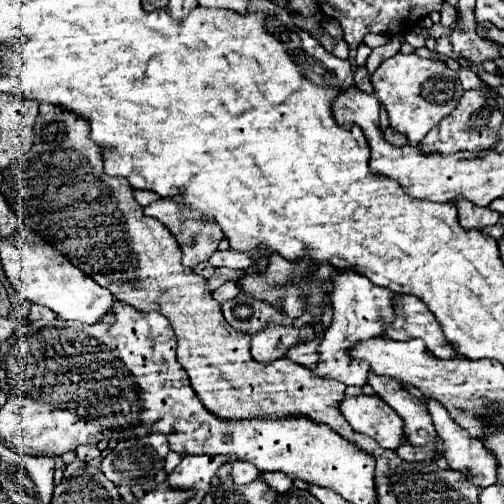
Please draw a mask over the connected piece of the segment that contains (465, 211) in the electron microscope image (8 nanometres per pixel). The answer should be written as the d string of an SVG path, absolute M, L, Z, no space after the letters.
M460 198L456 202L458 208L458 218L464 226L470 226L470 230L484 230L486 226L494 226L500 220L500 214L490 210L490 208L478 208L476 204Z

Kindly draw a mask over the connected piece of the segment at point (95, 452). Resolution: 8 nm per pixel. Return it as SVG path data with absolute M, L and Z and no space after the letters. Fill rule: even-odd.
M78 446L76 452L78 452L78 458L84 460L84 462L90 462L94 458L100 458L100 454L102 454L96 446Z

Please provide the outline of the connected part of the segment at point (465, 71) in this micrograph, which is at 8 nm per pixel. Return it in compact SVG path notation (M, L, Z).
M460 68L460 72L458 72L458 78L460 78L460 82L462 82L462 86L464 86L464 90L480 90L480 86L486 86L470 68Z

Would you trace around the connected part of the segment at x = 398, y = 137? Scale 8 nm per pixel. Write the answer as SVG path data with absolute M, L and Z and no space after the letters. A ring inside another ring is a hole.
M388 128L388 130L384 132L384 138L386 138L386 142L388 142L388 144L392 144L392 146L396 146L396 148L400 148L400 146L406 146L406 144L408 144L408 138L406 138L404 134L400 134L400 132L396 132L396 130L392 130L392 128Z

